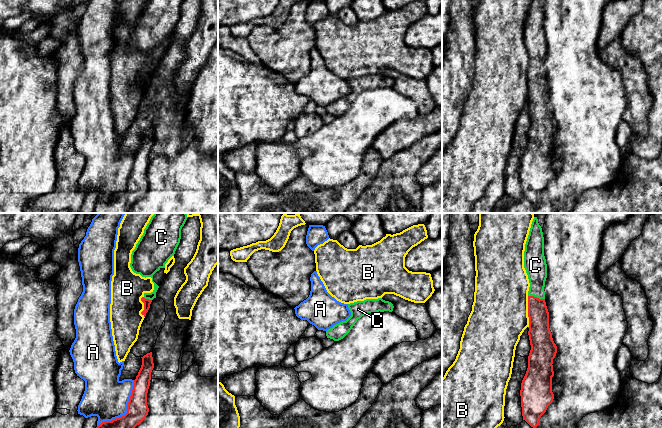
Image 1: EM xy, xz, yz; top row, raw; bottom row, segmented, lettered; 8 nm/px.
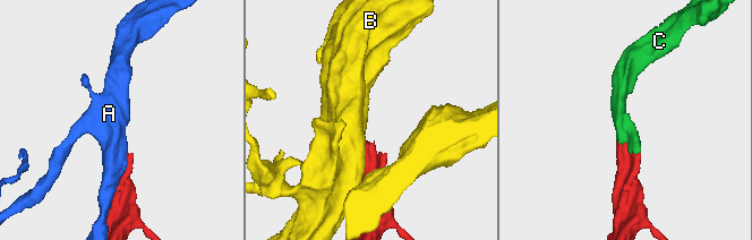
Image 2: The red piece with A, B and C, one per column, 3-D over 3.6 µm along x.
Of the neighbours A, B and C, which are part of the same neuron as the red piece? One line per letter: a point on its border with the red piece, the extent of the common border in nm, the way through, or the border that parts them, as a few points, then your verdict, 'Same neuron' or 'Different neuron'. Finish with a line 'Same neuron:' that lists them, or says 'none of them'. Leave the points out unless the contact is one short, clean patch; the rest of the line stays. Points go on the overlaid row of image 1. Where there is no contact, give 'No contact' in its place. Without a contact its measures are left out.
A: Touches red at xy (127, 411). Shared border 480 nm. Different neuron
B: Touches red at yz (528, 312). Shared border 260 nm. Different neuron
C: Touches red at yz (536, 297). Shared border 140 nm. Path across: yz (538, 314), (536, 297), (536, 268). Same neuron
Same neuron: C

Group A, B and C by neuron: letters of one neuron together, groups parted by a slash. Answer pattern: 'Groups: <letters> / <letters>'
Groups: A / B / C

